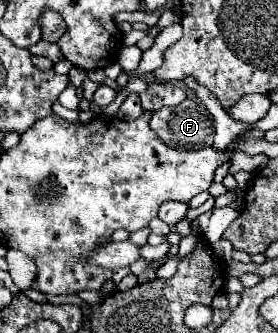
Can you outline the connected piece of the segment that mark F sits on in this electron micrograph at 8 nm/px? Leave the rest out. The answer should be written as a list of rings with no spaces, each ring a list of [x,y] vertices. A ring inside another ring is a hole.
[[[188,97],[178,107],[154,111],[150,127],[170,147],[186,151],[208,147],[214,141],[214,117],[192,97]]]

